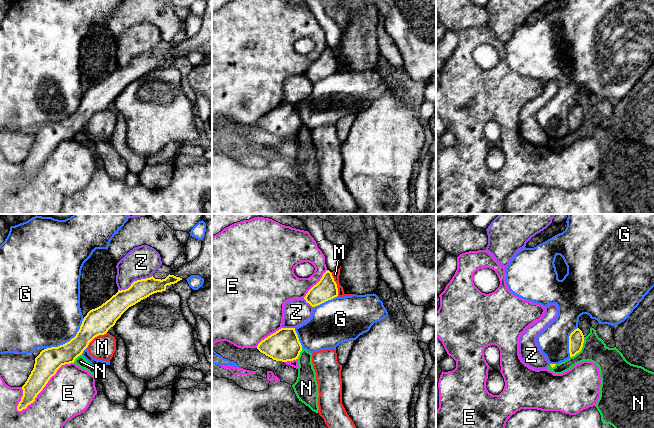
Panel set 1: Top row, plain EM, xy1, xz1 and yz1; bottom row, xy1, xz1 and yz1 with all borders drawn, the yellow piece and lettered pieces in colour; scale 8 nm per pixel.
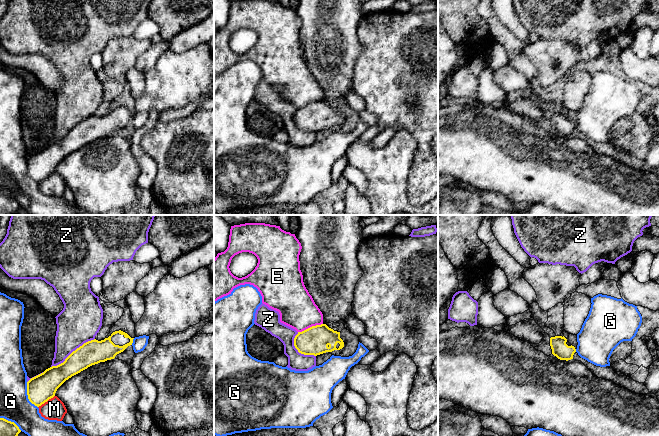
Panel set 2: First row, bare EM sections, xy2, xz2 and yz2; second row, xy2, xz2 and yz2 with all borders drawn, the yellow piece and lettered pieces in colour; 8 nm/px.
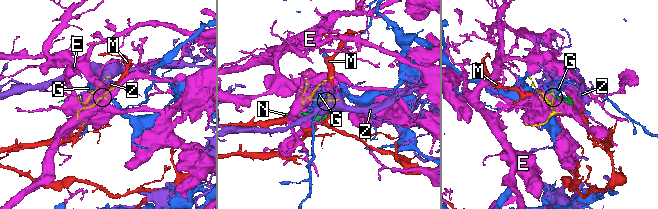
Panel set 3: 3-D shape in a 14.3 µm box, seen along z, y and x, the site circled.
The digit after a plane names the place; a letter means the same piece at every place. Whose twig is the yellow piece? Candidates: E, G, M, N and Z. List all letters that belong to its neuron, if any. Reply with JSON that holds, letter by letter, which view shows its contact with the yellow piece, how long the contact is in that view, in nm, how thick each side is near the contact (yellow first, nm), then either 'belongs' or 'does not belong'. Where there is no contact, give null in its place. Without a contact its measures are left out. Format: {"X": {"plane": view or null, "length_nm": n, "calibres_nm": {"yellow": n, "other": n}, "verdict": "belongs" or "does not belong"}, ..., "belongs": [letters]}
{"E": {"plane": "xy1", "length_nm": 600, "calibres_nm": {"yellow": 200, "other": 380}, "verdict": "does not belong"}, "G": {"plane": "xy1", "length_nm": 420, "calibres_nm": {"yellow": 200, "other": 480}, "verdict": "does not belong"}, "M": {"plane": "xz1", "length_nm": 200, "calibres_nm": {"yellow": 180, "other": 60}, "verdict": "does not belong"}, "N": {"plane": "yz1", "length_nm": 200, "calibres_nm": {"yellow": 130, "other": 200}, "verdict": "does not belong"}, "Z": {"plane": "xy2", "length_nm": 420, "calibres_nm": {"yellow": 190, "other": 340}, "verdict": "does not belong"}, "belongs": []}

